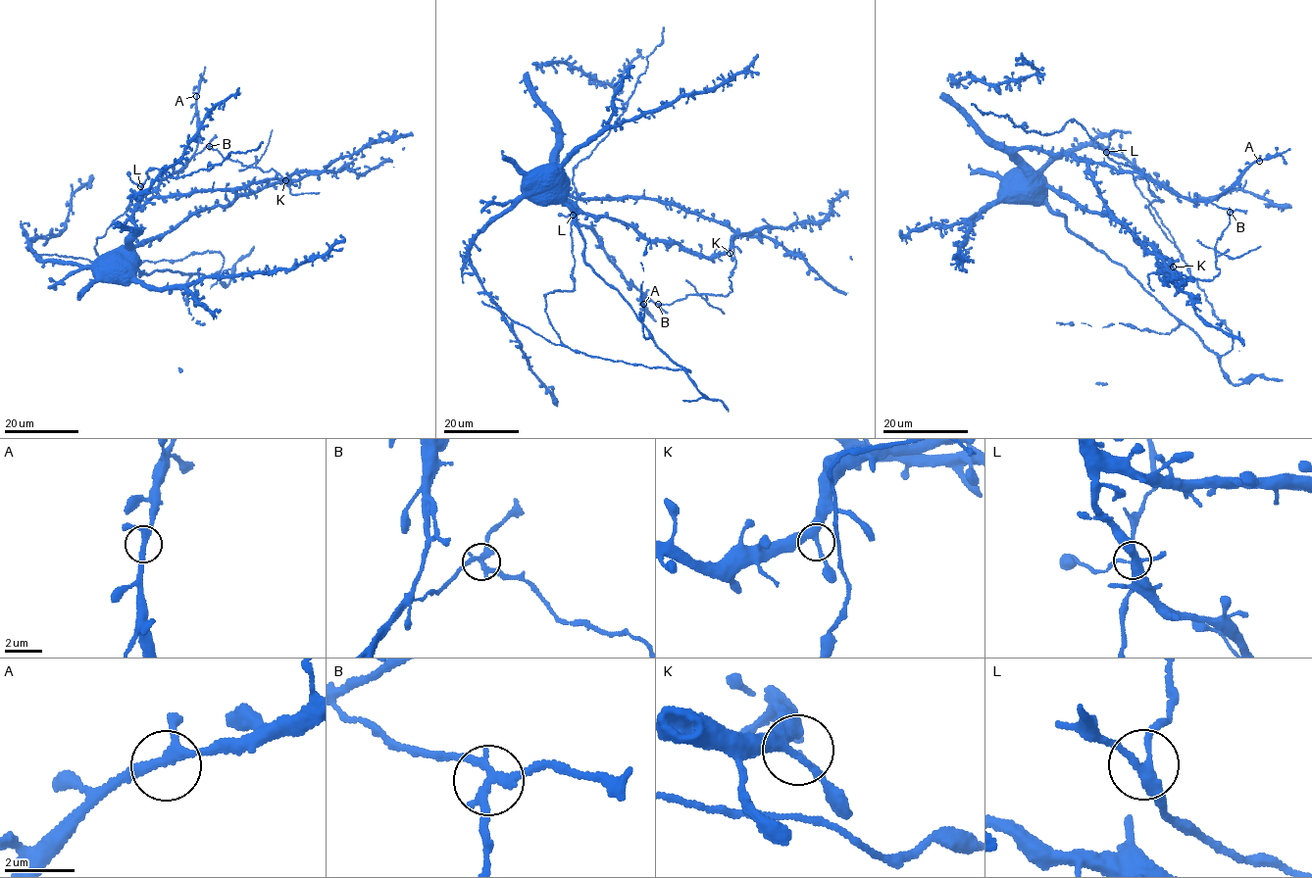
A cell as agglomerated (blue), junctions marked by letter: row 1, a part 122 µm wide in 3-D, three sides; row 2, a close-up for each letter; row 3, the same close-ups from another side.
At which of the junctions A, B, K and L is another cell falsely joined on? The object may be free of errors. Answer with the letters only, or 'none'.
B

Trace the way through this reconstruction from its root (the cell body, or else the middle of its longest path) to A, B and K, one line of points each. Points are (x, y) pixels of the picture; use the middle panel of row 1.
A: (546, 169), (547, 165), (558, 176), (557, 151), (566, 206), (593, 231), (624, 278), (643, 292), (643, 304)
B: (546, 169), (547, 165), (558, 176), (557, 151), (559, 179), (574, 218), (593, 231), (624, 278), (657, 304)
K: (546, 169), (557, 167), (565, 177), (562, 194), (584, 213), (705, 256), (730, 253)

